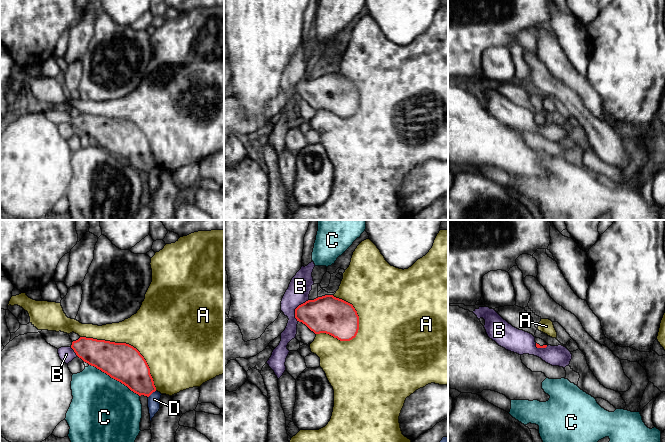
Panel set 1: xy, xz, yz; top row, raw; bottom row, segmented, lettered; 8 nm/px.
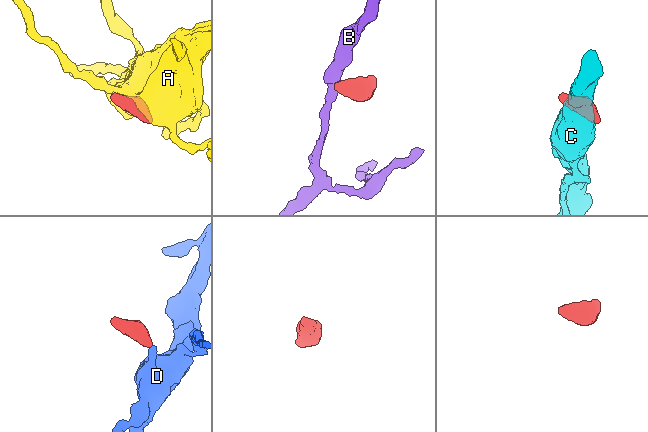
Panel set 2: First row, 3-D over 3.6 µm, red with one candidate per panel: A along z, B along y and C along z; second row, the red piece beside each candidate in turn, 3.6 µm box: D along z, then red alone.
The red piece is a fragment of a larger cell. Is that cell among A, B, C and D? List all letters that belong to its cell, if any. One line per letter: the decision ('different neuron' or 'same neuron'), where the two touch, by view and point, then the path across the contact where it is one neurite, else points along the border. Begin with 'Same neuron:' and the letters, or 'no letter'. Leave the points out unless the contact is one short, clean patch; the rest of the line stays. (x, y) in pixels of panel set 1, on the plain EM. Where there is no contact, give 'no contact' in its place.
Same neuron: no letter
A: different neuron; meets red in xy at (128, 120)
B: different neuron; meets red in xz at (295, 85); border along xz (308, 75), (295, 85), (297, 97)
C: different neuron; meets red in xy at (114, 154)
D: different neuron; meets red in xy at (151, 169); border along xy (155, 166), (148, 173)

